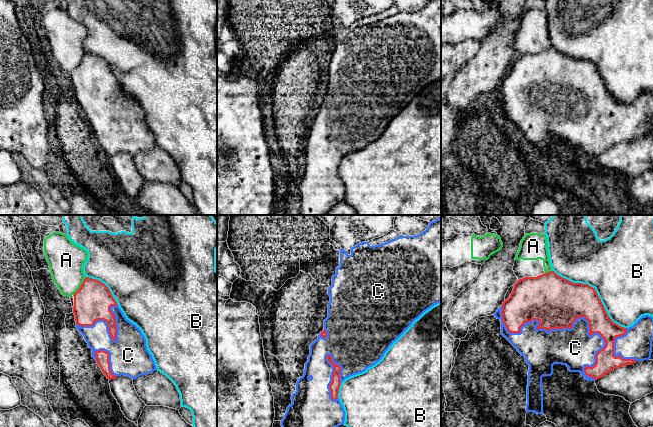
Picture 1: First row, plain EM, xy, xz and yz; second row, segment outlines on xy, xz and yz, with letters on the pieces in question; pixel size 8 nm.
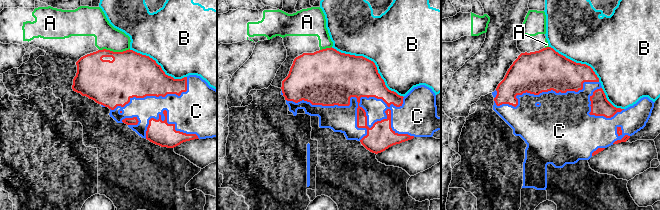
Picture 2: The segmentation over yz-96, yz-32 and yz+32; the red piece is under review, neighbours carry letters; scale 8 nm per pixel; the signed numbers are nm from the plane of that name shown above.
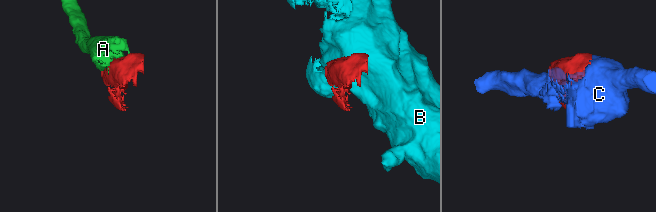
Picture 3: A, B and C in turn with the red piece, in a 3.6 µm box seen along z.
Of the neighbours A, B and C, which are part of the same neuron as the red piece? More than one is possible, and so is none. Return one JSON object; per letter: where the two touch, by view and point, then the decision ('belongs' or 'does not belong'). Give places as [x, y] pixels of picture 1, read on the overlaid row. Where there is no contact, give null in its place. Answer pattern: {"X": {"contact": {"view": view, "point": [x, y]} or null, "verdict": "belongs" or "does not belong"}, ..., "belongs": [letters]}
{"A": {"contact": {"view": "xy", "point": [80, 286]}, "verdict": "does not belong"}, "B": {"contact": {"view": "yz", "point": [595, 291]}, "verdict": "does not belong"}, "C": {"contact": {"view": "yz", "point": [570, 328]}, "verdict": "belongs"}, "belongs": ["C"]}

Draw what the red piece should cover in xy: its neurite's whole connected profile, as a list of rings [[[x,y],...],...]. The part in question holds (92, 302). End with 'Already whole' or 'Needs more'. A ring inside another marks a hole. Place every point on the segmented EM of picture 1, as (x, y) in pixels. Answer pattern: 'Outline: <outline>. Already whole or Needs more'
Outline: [[[86,277],[73,296],[76,327],[92,349],[92,357],[107,379],[115,379],[121,375],[136,379],[157,370],[141,330],[126,319],[104,283]]]. Needs more

